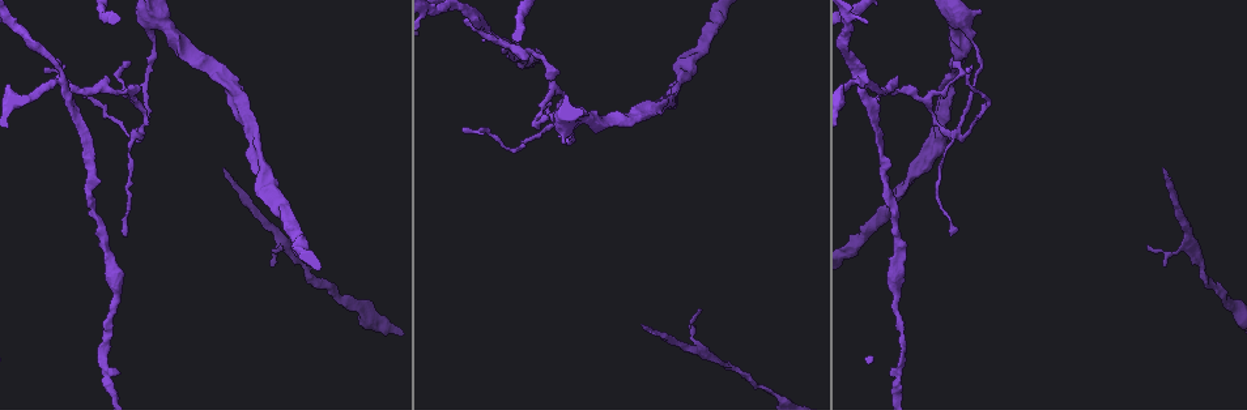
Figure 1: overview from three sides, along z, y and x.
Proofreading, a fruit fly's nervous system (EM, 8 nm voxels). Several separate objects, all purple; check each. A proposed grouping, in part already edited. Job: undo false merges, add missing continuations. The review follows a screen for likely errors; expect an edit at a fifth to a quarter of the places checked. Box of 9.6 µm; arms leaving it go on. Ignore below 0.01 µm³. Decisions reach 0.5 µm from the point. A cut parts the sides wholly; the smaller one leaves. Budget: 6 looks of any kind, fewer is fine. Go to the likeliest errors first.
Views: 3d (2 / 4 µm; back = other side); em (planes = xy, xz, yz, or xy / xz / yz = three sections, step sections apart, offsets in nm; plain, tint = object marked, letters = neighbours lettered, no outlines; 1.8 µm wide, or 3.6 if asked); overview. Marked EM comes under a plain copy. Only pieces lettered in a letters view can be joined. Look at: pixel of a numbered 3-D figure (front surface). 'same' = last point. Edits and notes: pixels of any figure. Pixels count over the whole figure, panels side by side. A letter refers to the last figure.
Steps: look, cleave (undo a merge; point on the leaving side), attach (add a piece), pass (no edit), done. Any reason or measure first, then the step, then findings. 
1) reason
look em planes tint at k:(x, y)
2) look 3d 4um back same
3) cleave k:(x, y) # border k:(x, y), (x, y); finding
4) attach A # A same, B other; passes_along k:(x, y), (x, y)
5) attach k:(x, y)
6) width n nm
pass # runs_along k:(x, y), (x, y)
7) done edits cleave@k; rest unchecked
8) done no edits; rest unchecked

four-way junction
look em yz step 16 tint at 1:(139, 133)

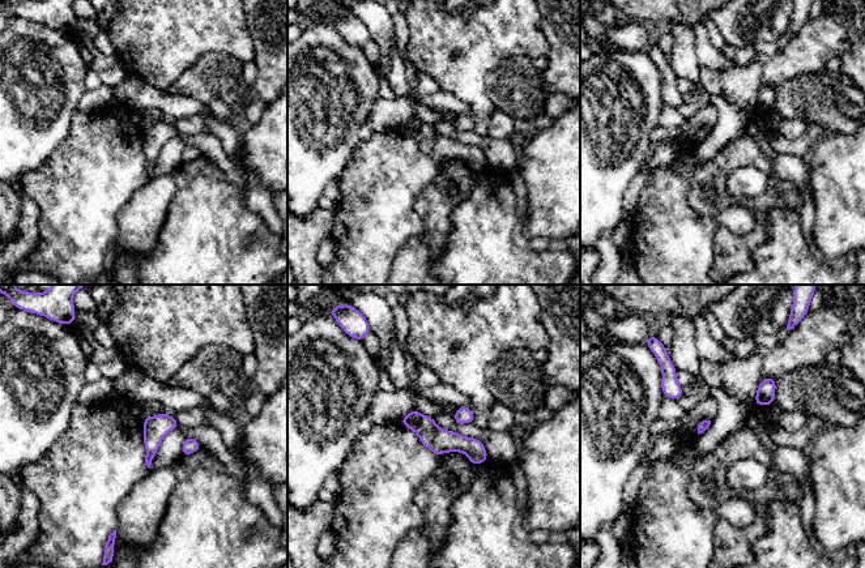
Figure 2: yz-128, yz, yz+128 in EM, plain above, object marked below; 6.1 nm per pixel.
look em planes letters same

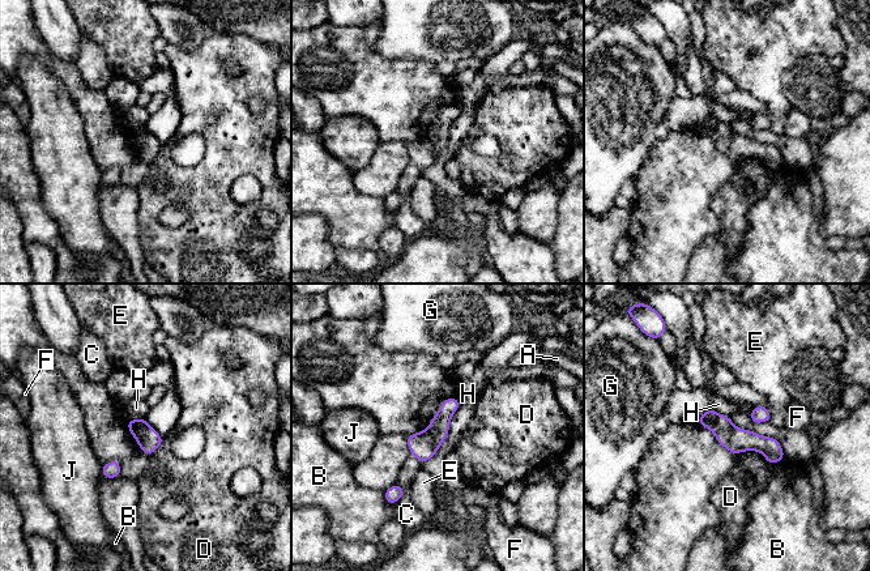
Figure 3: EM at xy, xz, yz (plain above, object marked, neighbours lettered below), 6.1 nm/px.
cleave 3:(439, 425) # A other, B other, C other, D other, E other, F other, G other, H other, J other; border 3:(429, 427), (435, 450); two cells meet here

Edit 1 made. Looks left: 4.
redraw
look overview

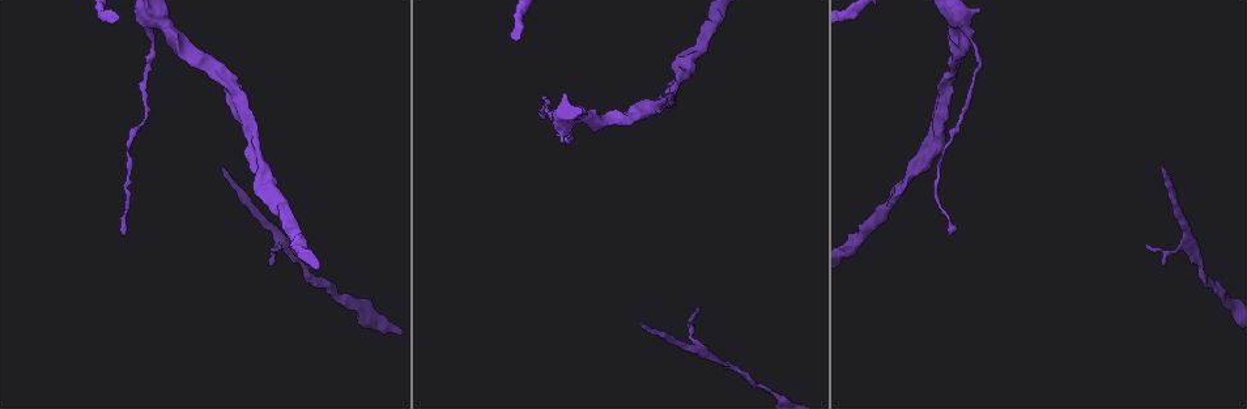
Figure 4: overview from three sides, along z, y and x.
calibre changes
look 3d 4um back at 4:(965, 22)

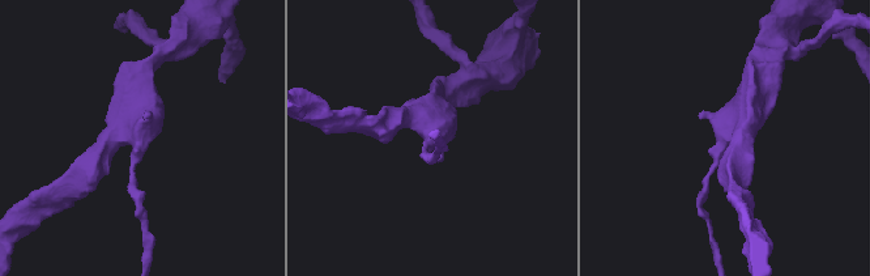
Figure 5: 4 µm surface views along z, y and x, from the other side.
shape alone is not enough
look em xy step 4 tint at 5:(726, 141)

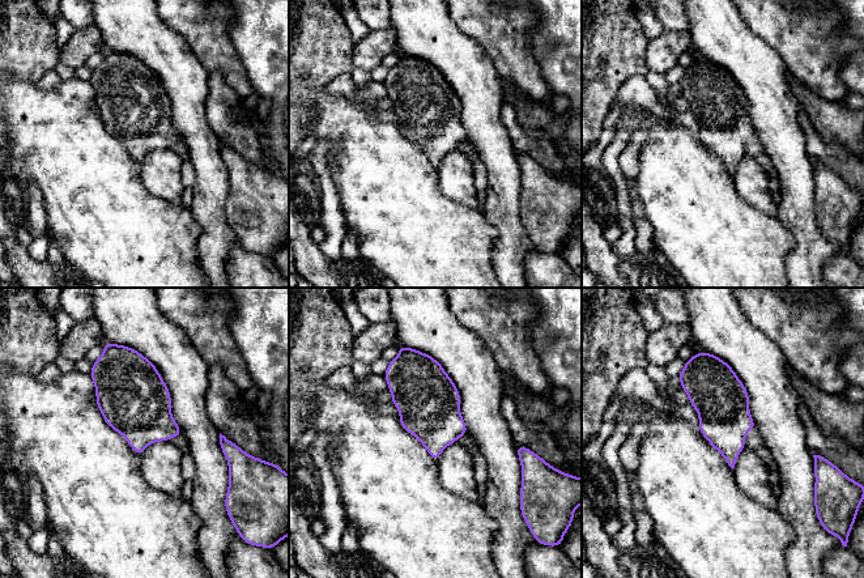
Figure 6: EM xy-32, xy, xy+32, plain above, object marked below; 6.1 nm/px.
look em planes letters same

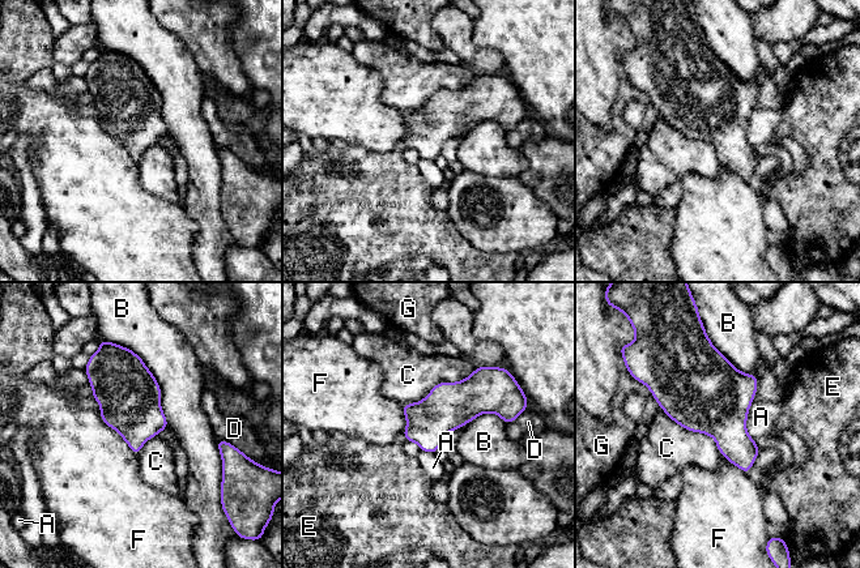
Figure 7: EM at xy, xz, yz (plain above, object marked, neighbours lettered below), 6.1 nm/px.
pass # A other, B other, C other, D other, E other, F other, G other; border 7:(476, 368), (401, 405); all the same cell

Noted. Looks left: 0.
done edits cleave@3; rest unchecked

